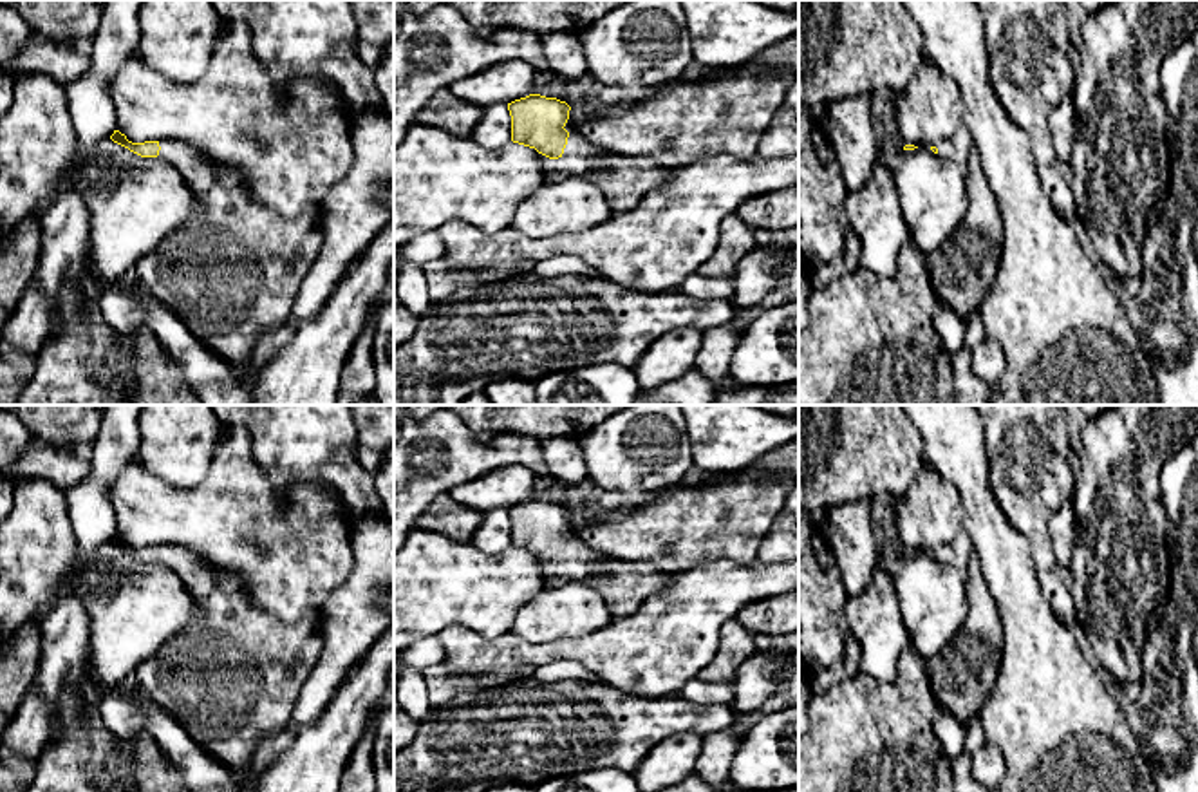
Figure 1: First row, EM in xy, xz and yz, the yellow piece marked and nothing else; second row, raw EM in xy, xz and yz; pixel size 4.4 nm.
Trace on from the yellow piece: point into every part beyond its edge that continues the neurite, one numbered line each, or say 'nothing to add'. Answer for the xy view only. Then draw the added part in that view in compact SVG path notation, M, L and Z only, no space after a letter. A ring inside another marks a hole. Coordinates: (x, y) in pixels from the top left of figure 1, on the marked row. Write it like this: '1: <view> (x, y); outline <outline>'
1: xy (232, 272); outline M164 139L159 146L159 156L177 168L186 186L199 201L199 212L186 219L186 222L170 233L152 253L139 259L132 275L139 288L177 315L202 345L219 354L231 367L244 369L251 363L255 345L262 335L291 320L300 284L322 250L320 210L307 212L295 219L284 219L275 210L258 204L248 193L240 170L222 166L181 141Z

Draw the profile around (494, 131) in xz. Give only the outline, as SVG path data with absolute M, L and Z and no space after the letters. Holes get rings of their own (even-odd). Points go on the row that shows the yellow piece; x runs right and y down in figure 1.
M506 103L484 108L482 118L473 127L470 139L486 150L497 150L511 143L511 116Z

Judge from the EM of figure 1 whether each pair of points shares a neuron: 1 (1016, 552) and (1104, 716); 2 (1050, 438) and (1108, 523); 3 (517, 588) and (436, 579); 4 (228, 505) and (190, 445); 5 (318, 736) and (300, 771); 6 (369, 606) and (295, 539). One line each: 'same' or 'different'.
1: same
2: different
3: same
4: different
5: same
6: different

